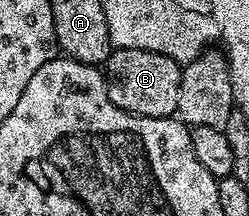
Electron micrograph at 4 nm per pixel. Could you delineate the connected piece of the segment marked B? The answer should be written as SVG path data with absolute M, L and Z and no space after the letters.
M114 47L104 64L106 92L112 105L140 117L165 119L173 116L178 109L181 76L182 67L172 57L148 49Z

